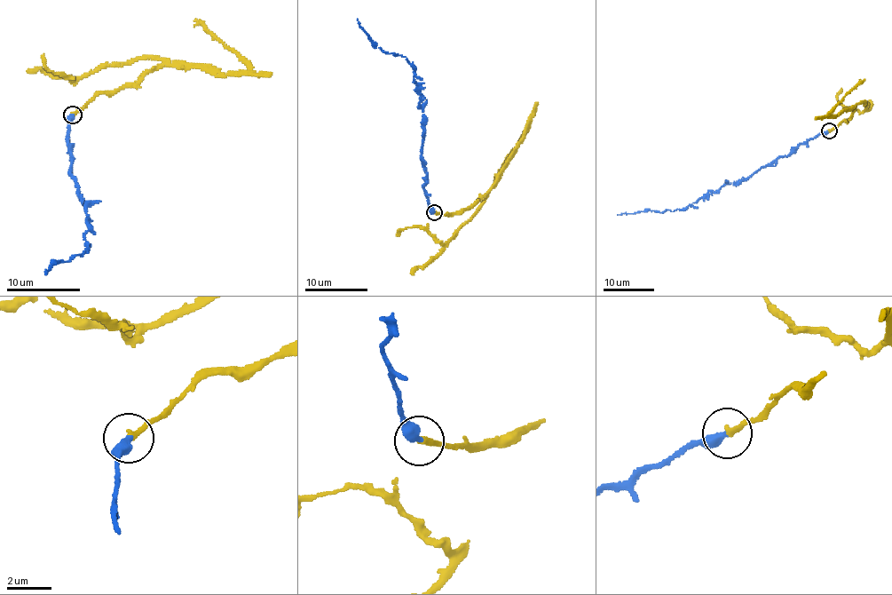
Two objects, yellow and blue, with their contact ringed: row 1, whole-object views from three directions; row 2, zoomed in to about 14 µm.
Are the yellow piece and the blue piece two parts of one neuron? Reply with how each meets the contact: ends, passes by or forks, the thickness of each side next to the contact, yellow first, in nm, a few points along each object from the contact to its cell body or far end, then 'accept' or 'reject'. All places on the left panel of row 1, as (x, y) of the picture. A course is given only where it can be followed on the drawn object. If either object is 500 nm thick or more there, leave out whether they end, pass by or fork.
yellow ends; blue ends; calibres 260 and 420 nm; course yellow (73, 114), (99, 93), (135, 84), (161, 67), (246, 70), (235, 52), (195, 19); course blue (73, 114), (70, 174), (88, 204), (88, 241), (82, 256), (53, 262), (46, 274); accept

